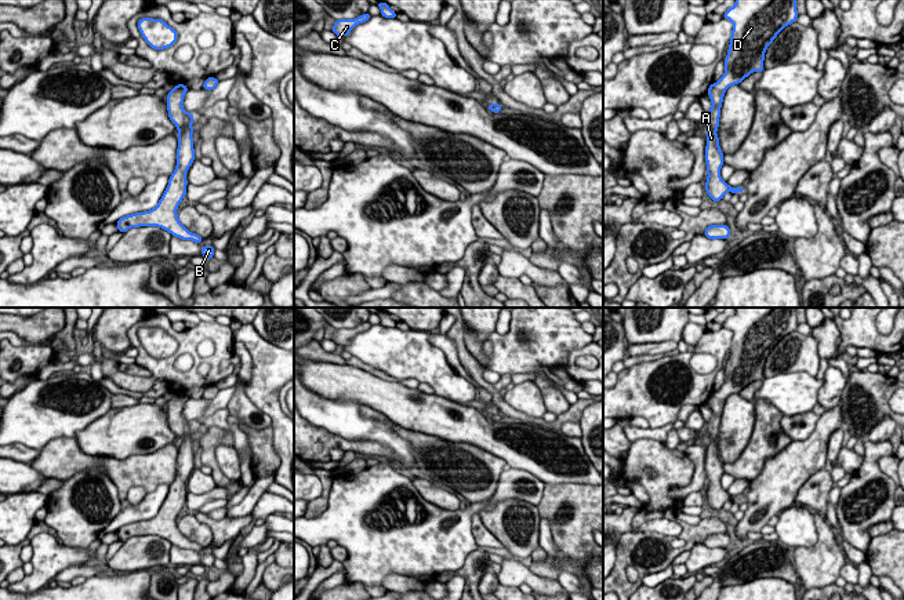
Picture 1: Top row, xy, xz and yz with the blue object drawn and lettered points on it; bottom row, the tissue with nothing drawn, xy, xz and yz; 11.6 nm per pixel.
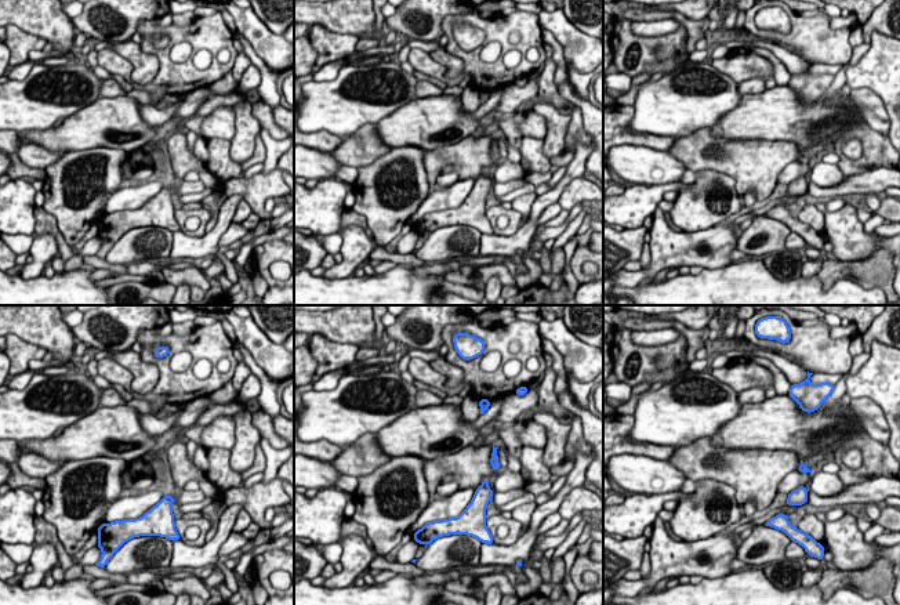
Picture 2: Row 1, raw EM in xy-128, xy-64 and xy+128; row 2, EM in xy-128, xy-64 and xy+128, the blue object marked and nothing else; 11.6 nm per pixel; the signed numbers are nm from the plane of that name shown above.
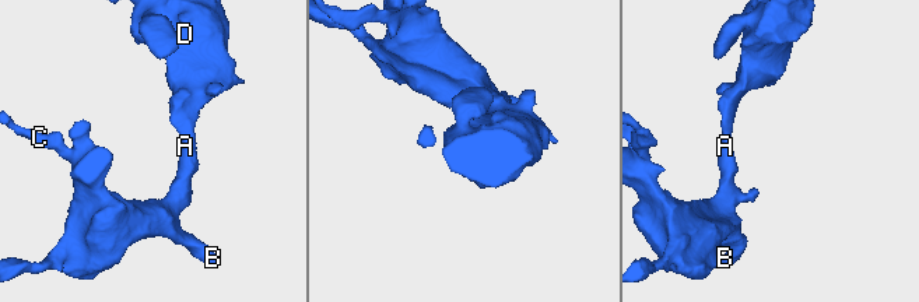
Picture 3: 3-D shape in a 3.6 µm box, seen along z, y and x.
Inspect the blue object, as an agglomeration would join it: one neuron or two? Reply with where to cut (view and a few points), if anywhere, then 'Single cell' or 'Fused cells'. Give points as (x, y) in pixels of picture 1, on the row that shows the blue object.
No split. Single cell

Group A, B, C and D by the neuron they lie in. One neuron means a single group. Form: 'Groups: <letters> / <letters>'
Groups: A B C D

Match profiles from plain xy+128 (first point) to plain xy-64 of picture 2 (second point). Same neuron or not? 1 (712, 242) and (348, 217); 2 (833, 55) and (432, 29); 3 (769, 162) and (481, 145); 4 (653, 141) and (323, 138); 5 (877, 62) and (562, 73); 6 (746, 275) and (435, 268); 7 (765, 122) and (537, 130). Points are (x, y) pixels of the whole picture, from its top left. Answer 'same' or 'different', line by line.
1: different
2: different
3: same
4: same
5: different
6: different
7: different

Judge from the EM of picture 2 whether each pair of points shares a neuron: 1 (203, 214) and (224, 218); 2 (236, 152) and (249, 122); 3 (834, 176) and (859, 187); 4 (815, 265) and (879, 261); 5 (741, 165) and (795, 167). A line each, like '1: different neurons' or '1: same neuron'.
1: different neurons
2: same neuron
3: different neurons
4: different neurons
5: different neurons

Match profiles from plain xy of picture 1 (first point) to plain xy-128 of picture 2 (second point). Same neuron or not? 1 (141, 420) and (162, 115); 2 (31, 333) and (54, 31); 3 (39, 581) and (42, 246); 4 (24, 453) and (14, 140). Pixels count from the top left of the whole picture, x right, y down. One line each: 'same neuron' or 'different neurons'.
1: different neurons
2: same neuron
3: same neuron
4: same neuron

